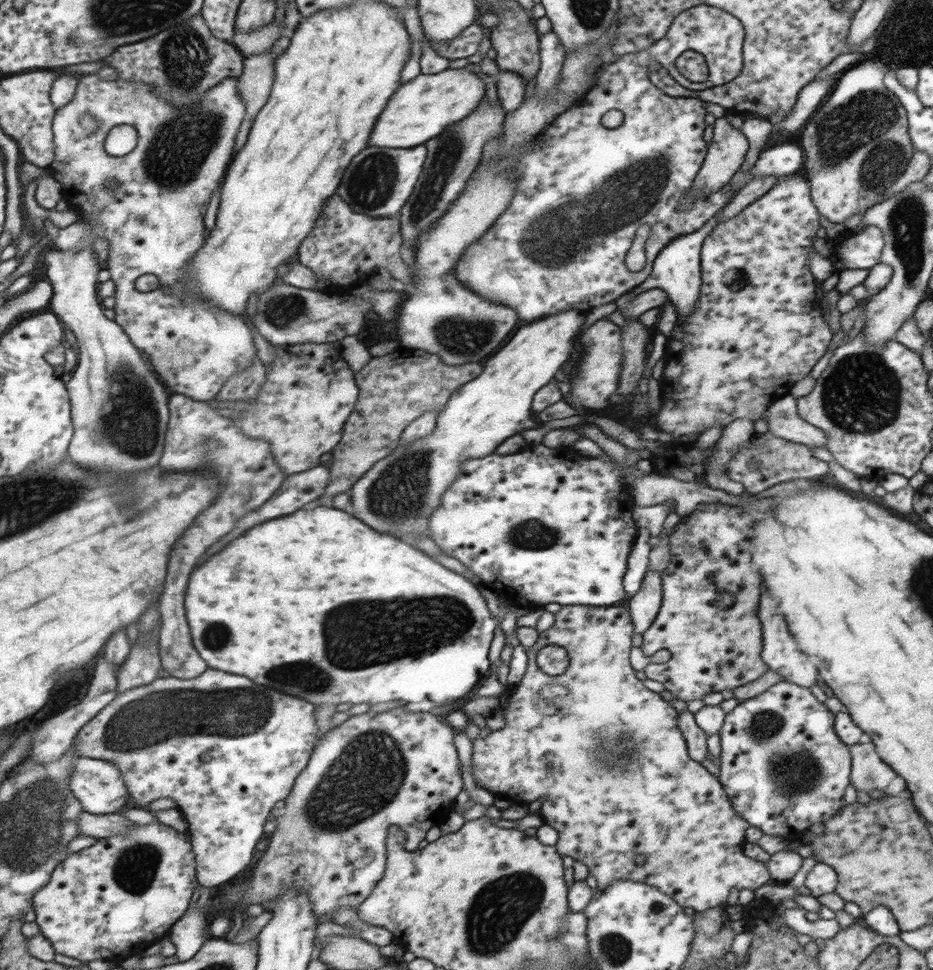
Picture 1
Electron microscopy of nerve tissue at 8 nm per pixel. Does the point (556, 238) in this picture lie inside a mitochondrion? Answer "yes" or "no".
yes

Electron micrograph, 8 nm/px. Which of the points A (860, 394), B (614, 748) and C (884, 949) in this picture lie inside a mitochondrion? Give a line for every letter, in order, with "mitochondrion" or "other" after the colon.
A: mitochondrion
B: mitochondrion
C: mitochondrion

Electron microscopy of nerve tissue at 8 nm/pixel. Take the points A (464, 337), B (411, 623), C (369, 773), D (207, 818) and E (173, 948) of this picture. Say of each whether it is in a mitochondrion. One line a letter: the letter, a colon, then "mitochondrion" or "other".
A: mitochondrion
B: mitochondrion
C: mitochondrion
D: other
E: other

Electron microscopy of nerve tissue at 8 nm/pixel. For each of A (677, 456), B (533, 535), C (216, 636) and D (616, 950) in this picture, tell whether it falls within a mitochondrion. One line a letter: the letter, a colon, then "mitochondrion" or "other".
A: mitochondrion
B: mitochondrion
C: mitochondrion
D: mitochondrion

